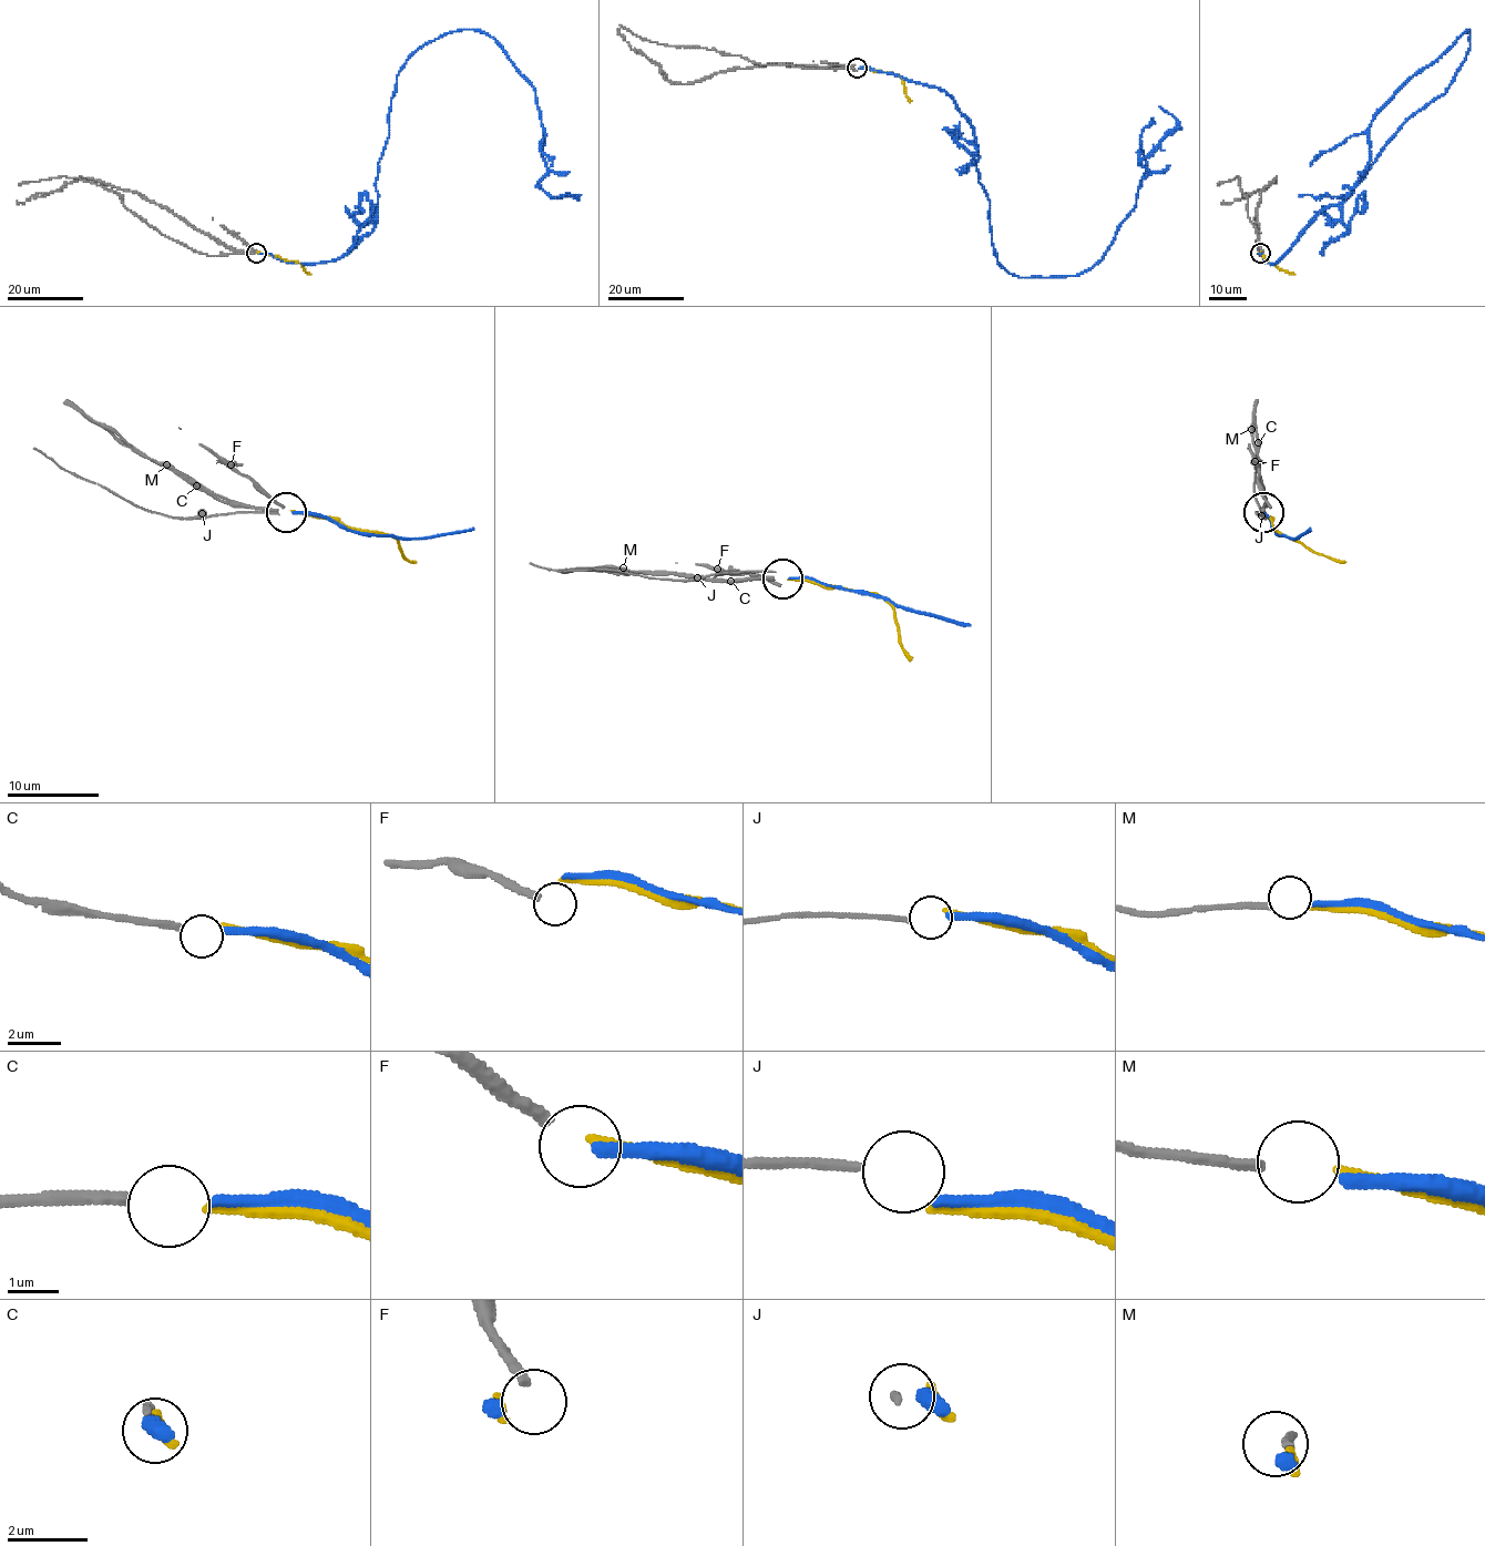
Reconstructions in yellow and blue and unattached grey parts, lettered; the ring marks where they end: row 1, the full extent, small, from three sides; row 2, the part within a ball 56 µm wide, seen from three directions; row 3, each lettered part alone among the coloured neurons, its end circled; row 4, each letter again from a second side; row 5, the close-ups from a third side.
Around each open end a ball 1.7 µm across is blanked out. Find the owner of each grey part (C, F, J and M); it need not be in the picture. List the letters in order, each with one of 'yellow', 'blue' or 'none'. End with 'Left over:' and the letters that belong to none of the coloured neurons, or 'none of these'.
C: blue
F: none
J: none
M: yellow
Left over: F, J

